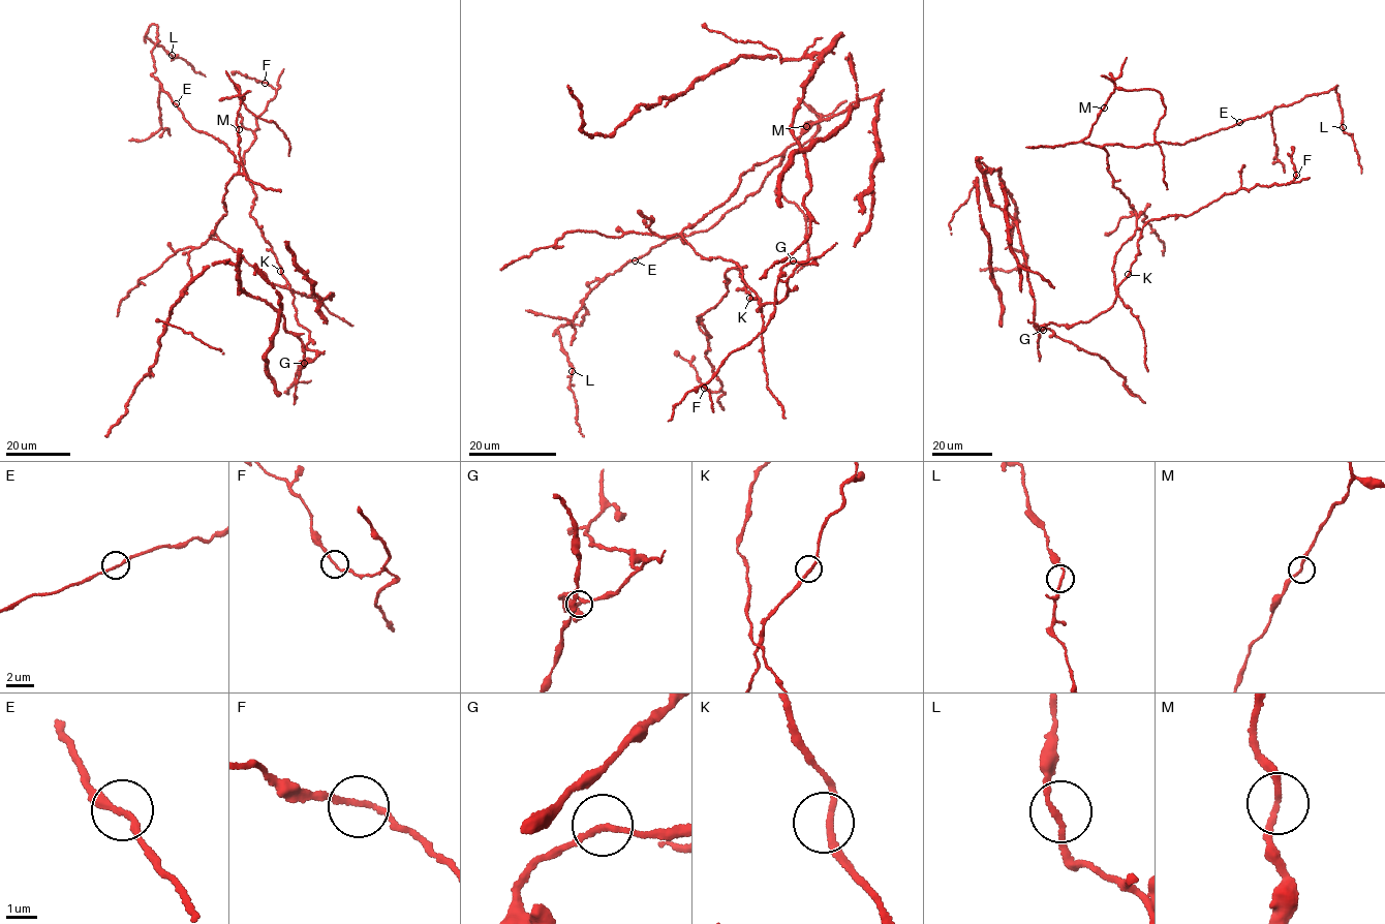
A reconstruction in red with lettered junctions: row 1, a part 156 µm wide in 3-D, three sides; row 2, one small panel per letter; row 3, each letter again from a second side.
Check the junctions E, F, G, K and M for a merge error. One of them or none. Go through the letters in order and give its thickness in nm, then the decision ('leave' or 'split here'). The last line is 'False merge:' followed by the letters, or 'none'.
E: calibre 170 nm; leave
F: calibre 170 nm; leave
G: calibre 190 nm; leave
K: calibre 200 nm; leave
M: calibre 190 nm; leave
False merge: none

